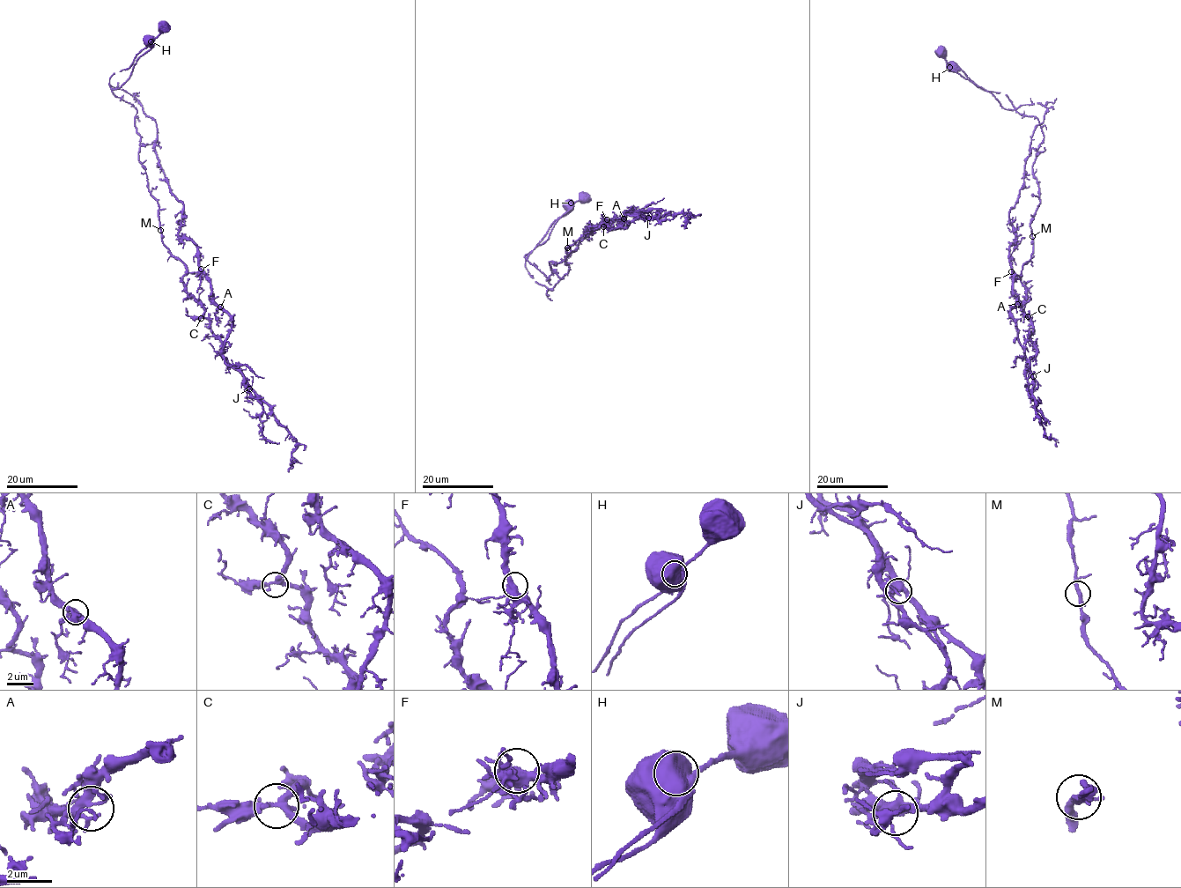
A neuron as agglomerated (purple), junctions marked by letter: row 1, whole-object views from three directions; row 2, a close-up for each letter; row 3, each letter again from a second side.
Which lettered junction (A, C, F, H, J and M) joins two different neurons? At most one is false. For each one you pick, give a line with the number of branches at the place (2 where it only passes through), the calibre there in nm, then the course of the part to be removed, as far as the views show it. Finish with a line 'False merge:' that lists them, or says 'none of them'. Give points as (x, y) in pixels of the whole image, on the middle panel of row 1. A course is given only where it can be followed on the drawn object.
H: 2 branches meet; 800 nm thick; foreign part runs (571, 203), (525, 256), (548, 280), (549, 261), (561, 262), (586, 227), (688, 212), (681, 225)
False merge: H

